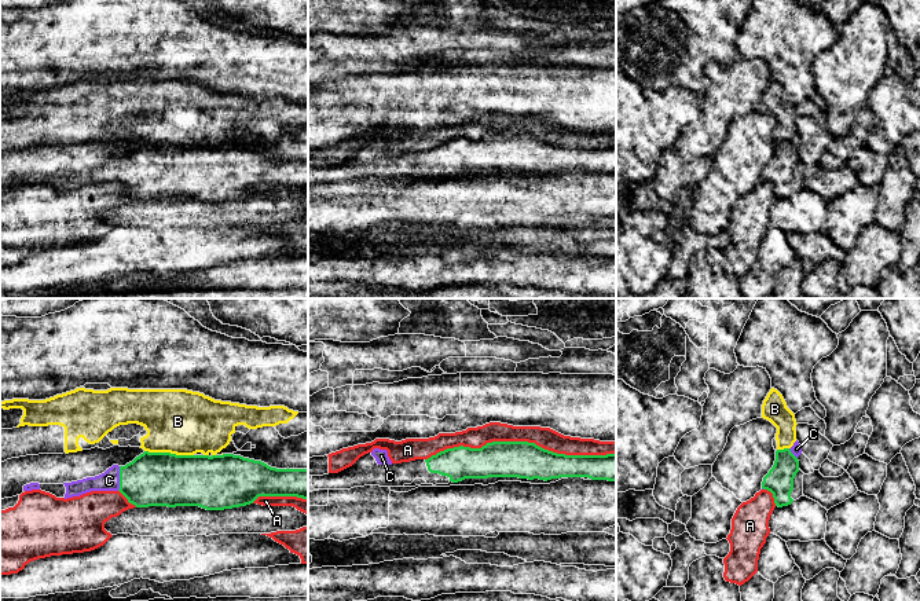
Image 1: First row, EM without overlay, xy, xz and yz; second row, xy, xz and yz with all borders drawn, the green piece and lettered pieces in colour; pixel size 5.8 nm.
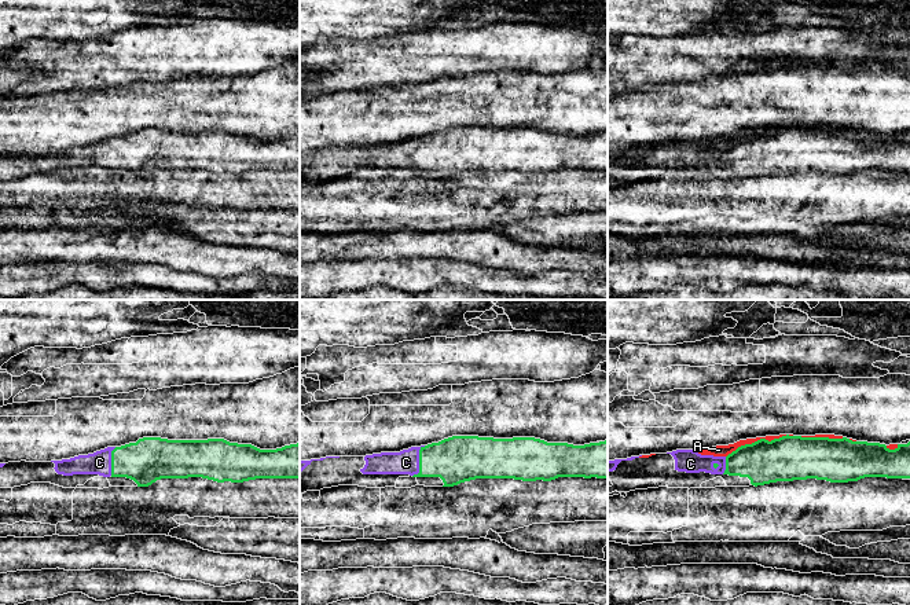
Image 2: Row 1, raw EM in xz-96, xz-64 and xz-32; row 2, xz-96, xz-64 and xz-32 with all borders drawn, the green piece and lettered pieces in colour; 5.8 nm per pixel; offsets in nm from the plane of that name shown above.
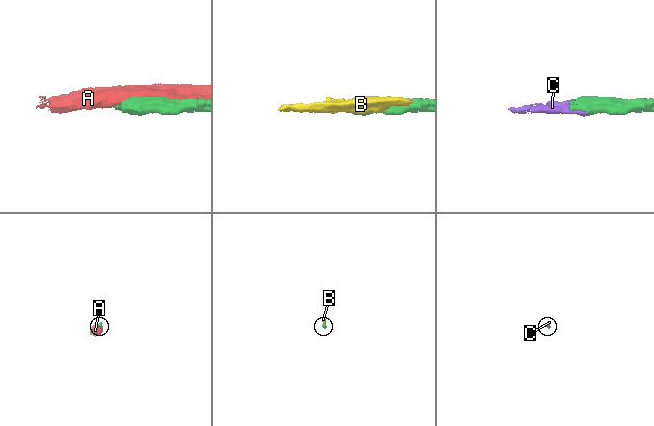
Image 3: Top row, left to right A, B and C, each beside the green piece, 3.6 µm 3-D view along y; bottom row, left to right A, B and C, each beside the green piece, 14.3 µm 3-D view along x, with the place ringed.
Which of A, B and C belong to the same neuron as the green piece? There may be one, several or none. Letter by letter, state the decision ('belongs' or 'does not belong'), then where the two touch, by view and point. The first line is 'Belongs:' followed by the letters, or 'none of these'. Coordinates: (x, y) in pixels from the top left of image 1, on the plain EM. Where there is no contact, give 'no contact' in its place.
Belongs: C
A: does not belong | xz (520, 134)
B: does not belong | xy (169, 145)
C: belongs | xy (120, 171)

